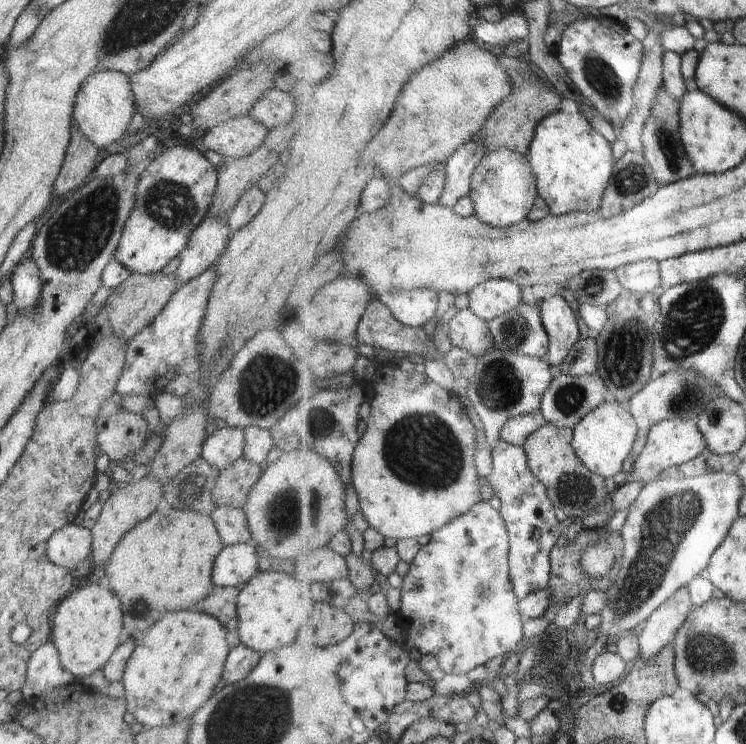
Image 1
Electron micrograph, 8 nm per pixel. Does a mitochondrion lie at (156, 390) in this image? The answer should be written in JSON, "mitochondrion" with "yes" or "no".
{"mitochondrion":"no"}

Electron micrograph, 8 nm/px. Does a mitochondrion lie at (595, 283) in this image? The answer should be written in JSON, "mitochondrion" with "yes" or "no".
{"mitochondrion":"yes"}

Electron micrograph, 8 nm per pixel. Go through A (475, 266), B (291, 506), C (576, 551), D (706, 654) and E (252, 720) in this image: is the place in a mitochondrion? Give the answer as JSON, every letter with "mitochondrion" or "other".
{"A":"other","B":"mitochondrion","C":"mitochondrion","D":"mitochondrion","E":"mitochondrion"}

